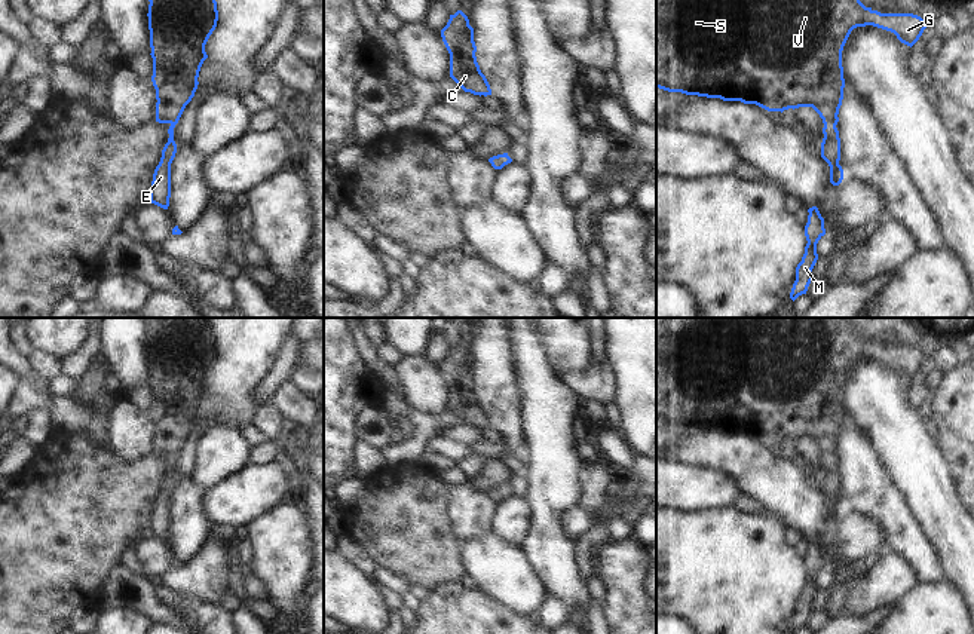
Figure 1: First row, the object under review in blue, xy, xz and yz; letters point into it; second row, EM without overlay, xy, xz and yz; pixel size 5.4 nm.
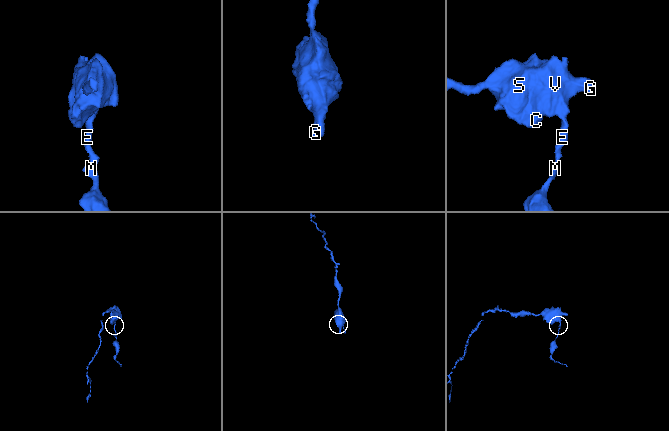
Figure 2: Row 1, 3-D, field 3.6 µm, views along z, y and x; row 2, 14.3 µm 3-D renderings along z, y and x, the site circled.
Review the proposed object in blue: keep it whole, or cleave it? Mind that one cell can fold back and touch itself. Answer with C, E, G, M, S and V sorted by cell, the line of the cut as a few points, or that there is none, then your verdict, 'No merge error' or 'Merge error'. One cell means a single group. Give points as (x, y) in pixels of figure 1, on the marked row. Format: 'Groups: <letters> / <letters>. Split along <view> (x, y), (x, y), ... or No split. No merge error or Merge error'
Groups: C E G M S V. No split. No merge error

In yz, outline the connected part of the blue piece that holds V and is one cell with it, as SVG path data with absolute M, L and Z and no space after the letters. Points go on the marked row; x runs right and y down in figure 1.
M656 0L656 88L756 104L768 111L812 107L824 123L821 157L830 166L830 183L839 186L843 180L836 128L845 88L842 50L851 31L866 25L891 31L910 48L926 28L926 22L918 15L880 13L860 0Z

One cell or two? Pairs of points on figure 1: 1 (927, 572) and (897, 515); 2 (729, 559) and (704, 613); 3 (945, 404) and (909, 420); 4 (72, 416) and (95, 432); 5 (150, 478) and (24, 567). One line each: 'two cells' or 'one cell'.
1: one cell
2: one cell
3: two cells
4: one cell
5: one cell

